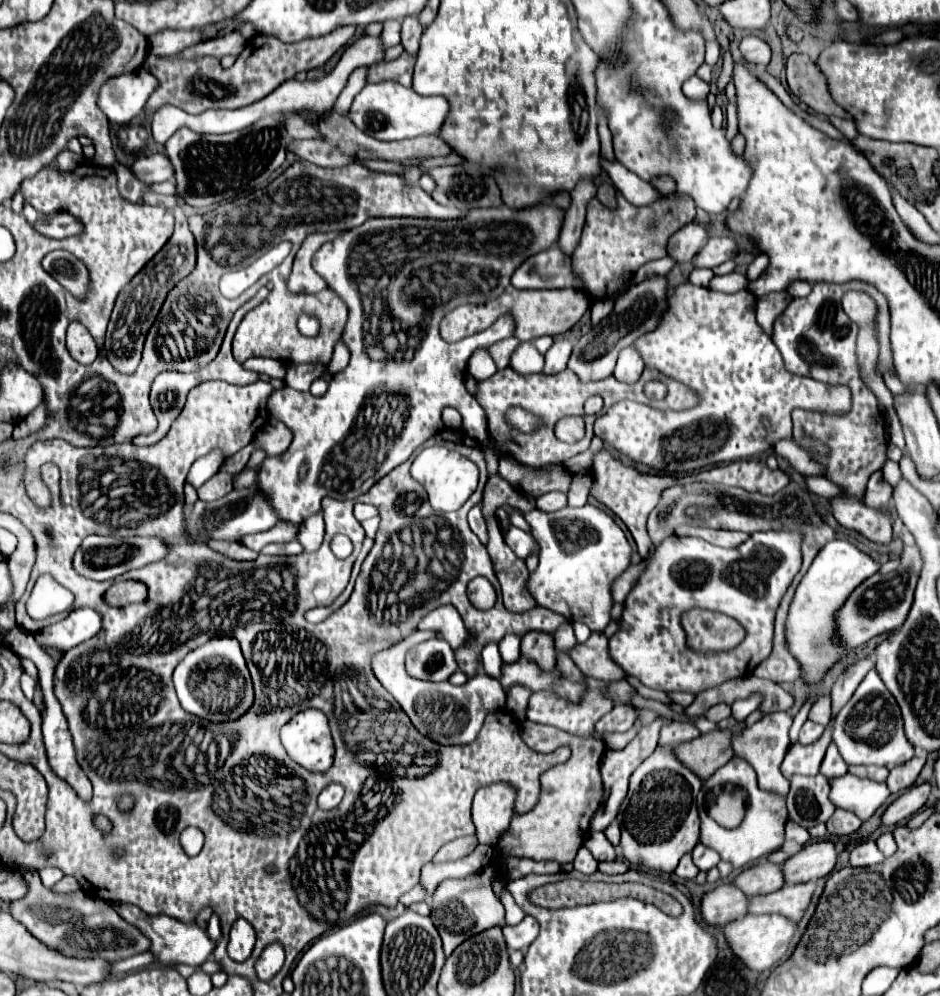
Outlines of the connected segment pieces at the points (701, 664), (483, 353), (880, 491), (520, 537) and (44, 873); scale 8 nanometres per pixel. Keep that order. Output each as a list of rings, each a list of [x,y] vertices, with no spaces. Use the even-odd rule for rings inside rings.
[[[755,532],[747,542],[737,548],[725,550],[717,548],[699,538],[679,538],[669,536],[661,546],[653,548],[645,558],[645,570],[637,578],[631,594],[625,598],[623,614],[619,620],[619,630],[609,640],[609,652],[615,664],[619,664],[627,676],[639,678],[645,686],[663,692],[691,692],[699,694],[707,688],[715,688],[727,680],[749,676],[759,662],[771,654],[773,646],[773,620],[775,610],[789,588],[793,576],[801,568],[801,546],[775,546],[769,532]],[[691,608],[705,608],[723,612],[735,618],[745,628],[745,638],[733,650],[723,652],[695,652],[687,646],[687,636],[681,626],[681,614]]]
[[[479,348],[473,352],[473,356],[469,358],[469,366],[467,366],[469,374],[473,374],[477,380],[487,380],[491,378],[497,368],[495,368],[495,362],[493,358],[489,356],[489,352],[485,348]]]
[[[877,470],[869,478],[869,484],[865,490],[865,504],[873,506],[873,508],[887,510],[889,502],[891,502],[891,492],[893,492],[893,488],[885,482],[881,470]]]
[[[511,526],[509,532],[505,534],[505,542],[513,548],[513,552],[517,554],[517,558],[521,558],[521,560],[527,560],[531,554],[539,552],[537,540],[529,532],[519,530],[515,526]]]
[[[41,868],[39,870],[39,876],[41,876],[41,882],[47,886],[47,888],[53,888],[55,882],[59,882],[63,878],[63,872],[59,868]]]

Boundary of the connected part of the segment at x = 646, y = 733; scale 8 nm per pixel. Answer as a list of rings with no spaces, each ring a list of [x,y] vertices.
[[[657,716],[657,722],[653,722],[651,726],[645,726],[641,728],[641,732],[623,748],[623,750],[607,750],[603,754],[603,760],[601,760],[601,778],[603,778],[603,786],[605,786],[605,802],[603,802],[603,810],[593,816],[593,822],[589,822],[589,830],[605,830],[611,820],[615,820],[617,812],[619,812],[619,806],[621,802],[625,800],[627,796],[627,786],[629,786],[629,776],[631,772],[635,770],[637,764],[641,764],[655,748],[657,748],[657,740],[659,740],[659,730],[663,728],[665,720],[671,720],[667,716]]]

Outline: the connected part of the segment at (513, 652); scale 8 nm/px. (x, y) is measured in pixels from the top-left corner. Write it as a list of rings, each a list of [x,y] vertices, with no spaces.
[[[507,634],[499,642],[499,652],[501,652],[503,662],[517,662],[517,658],[519,658],[519,642],[521,642],[521,636],[517,636],[517,634]]]

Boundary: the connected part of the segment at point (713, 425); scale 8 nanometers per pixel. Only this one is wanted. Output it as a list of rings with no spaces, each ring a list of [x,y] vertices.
[[[687,282],[673,286],[669,310],[665,310],[661,326],[657,326],[655,332],[637,338],[635,346],[645,362],[645,368],[655,368],[665,376],[689,386],[701,394],[701,402],[689,410],[657,410],[647,404],[621,400],[595,420],[595,436],[611,444],[621,454],[629,456],[633,462],[645,464],[659,474],[675,476],[721,462],[767,454],[779,440],[789,438],[791,410],[795,408],[821,414],[847,414],[851,406],[851,394],[847,386],[817,382],[813,378],[795,376],[785,370],[777,346],[755,320],[755,304],[757,298],[749,294],[749,290],[721,294]]]

